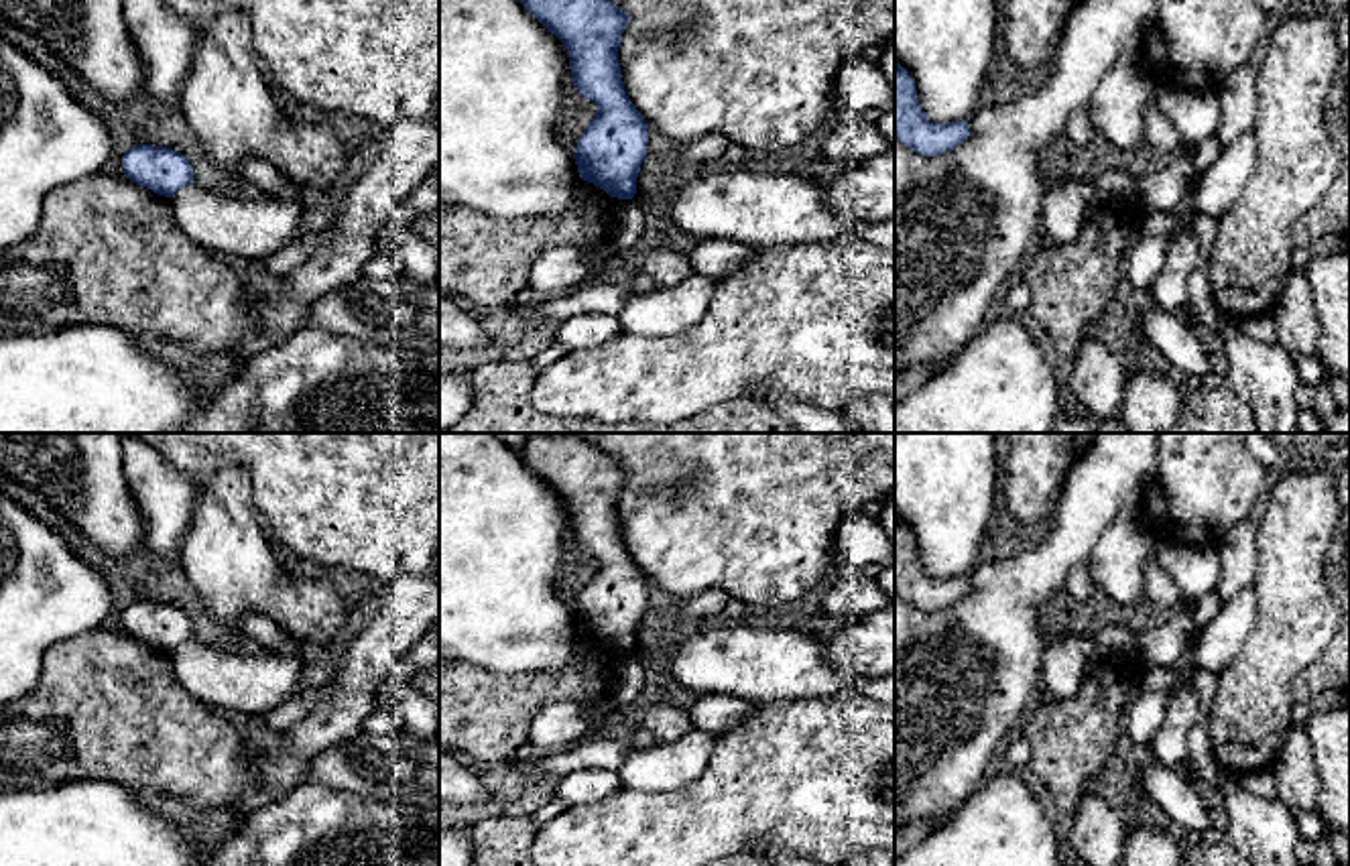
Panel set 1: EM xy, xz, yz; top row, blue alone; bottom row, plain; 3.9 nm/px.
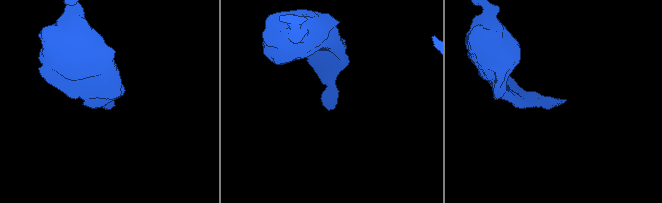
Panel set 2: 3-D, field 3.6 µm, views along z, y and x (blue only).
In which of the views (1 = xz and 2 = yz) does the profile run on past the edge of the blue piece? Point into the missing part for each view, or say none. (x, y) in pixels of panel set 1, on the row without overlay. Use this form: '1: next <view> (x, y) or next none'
1: next none
2: next none

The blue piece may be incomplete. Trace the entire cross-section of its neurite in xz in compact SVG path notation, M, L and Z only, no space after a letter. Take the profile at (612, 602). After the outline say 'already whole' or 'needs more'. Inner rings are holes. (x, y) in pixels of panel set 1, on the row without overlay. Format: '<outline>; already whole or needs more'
M527 433L520 459L563 498L573 543L598 563L575 602L573 614L579 632L604 644L610 653L632 655L647 612L649 579L628 555L620 531L618 502L630 472L604 449L559 433Z; already whole

